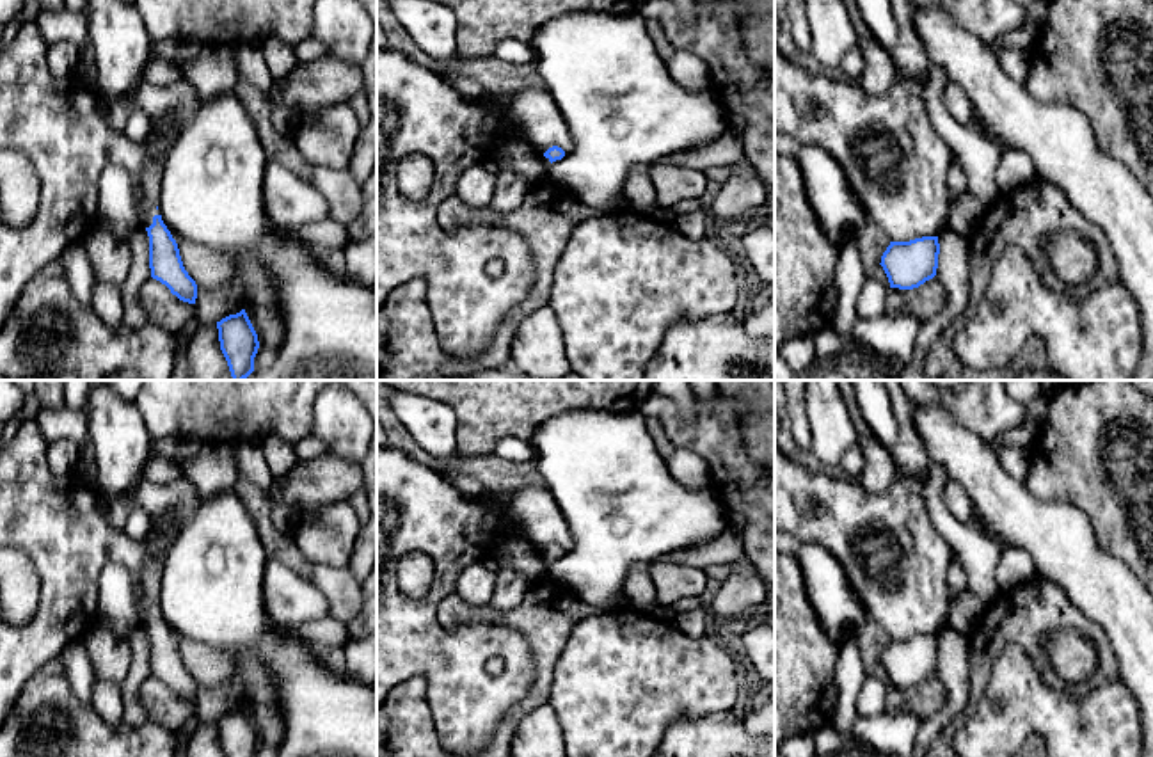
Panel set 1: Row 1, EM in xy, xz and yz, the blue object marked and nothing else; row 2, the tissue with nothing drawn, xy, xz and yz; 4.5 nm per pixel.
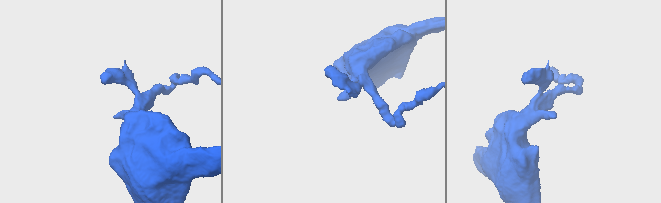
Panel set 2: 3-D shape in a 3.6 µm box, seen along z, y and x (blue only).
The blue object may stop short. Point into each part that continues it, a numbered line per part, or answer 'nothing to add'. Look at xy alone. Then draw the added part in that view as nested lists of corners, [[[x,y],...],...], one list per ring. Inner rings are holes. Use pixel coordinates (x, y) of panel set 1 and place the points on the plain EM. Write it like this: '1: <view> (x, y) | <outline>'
1: xy (151, 574) | [[[169,508],[165,514],[153,521],[151,530],[147,533],[149,560],[146,562],[140,572],[142,597],[146,601],[147,610],[144,626],[149,626],[153,622],[153,615],[160,613],[160,610],[156,608],[158,597],[162,594],[162,570],[163,570],[163,562],[156,560],[156,554],[162,549],[160,531],[178,515],[179,515],[178,508]]]

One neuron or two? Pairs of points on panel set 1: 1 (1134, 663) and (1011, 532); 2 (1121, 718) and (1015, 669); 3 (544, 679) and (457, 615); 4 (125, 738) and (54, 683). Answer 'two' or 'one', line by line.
1: one
2: one
3: one
4: one

